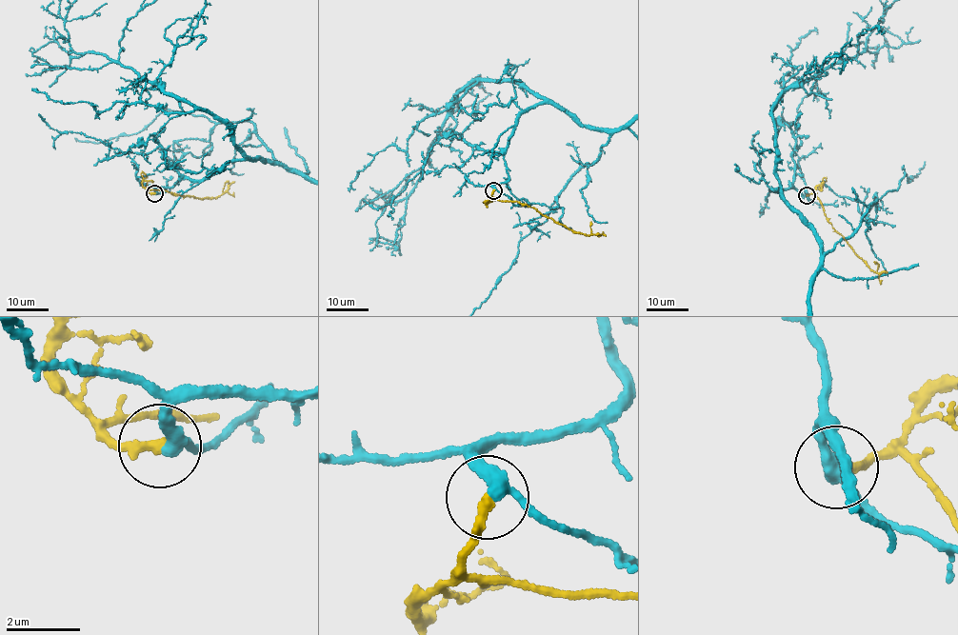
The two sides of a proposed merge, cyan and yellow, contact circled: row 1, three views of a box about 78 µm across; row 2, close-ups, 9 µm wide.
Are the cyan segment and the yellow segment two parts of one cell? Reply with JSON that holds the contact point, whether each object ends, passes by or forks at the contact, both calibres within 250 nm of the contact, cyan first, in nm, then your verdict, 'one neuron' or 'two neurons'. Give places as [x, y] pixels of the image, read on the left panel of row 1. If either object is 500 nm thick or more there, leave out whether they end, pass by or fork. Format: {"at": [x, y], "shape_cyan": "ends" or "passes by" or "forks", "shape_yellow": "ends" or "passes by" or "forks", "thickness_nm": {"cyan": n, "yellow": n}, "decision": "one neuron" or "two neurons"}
{"at": [154, 193], "shape_cyan": "passes by", "shape_yellow": "ends", "thickness_nm": {"cyan": 320, "yellow": 300}, "decision": "one neuron"}

